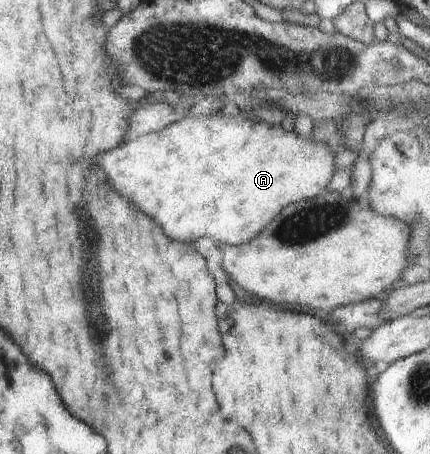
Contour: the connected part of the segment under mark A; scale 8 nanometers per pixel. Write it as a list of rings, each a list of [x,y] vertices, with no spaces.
[[[190,114],[166,130],[125,140],[118,148],[96,156],[96,164],[108,176],[110,186],[152,218],[168,238],[192,242],[206,236],[230,246],[252,240],[289,204],[320,195],[336,171],[330,144],[318,142],[312,136],[300,138],[292,125],[270,125],[246,114],[230,117]]]

